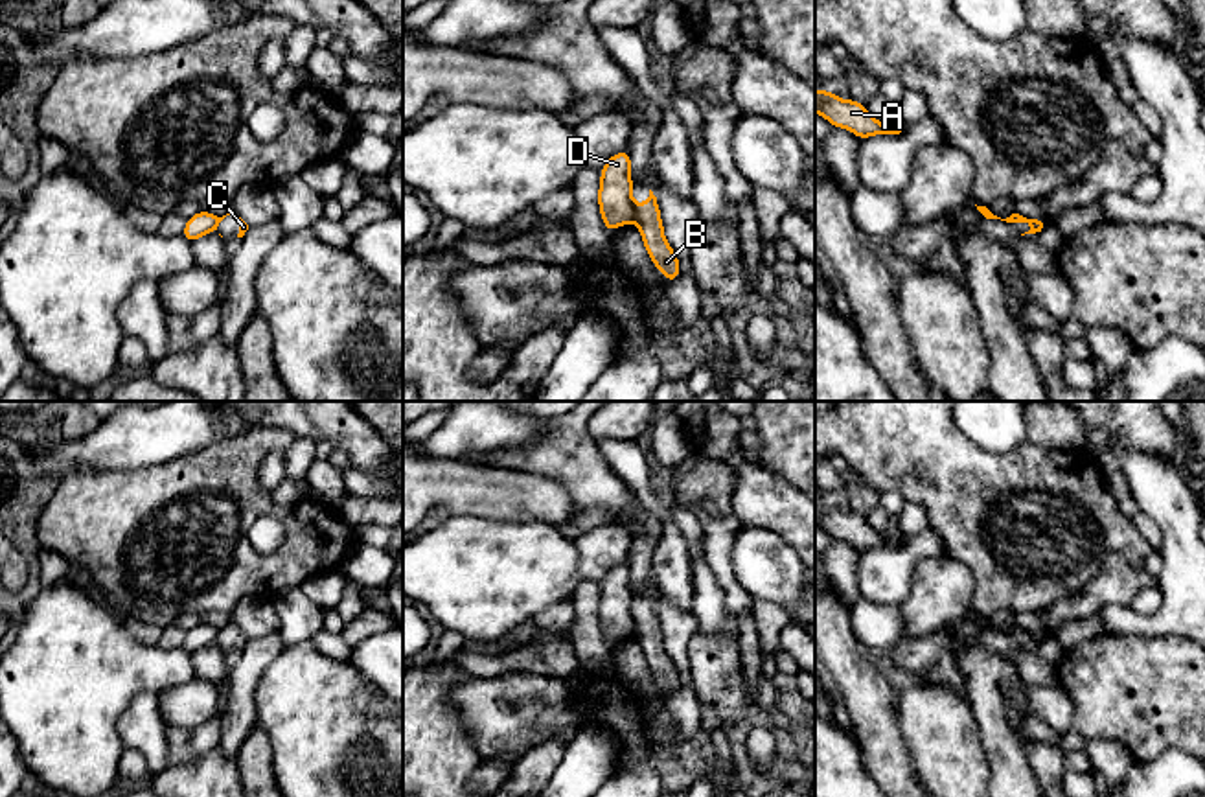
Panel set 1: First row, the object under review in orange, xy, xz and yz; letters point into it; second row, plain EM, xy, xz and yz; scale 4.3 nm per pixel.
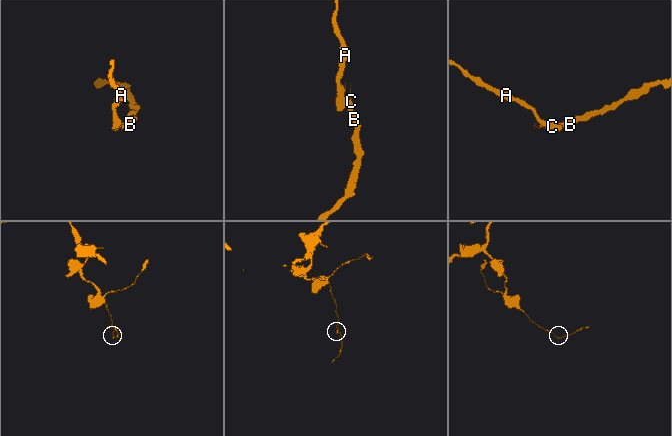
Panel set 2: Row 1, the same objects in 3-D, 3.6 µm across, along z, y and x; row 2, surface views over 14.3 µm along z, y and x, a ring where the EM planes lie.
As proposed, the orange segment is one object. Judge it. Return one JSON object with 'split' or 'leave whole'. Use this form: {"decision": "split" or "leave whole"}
{"decision": "split"}

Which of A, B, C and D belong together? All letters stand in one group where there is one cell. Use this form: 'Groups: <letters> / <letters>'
Groups: A D / B C

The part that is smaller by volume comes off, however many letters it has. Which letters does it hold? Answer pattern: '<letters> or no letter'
B, C

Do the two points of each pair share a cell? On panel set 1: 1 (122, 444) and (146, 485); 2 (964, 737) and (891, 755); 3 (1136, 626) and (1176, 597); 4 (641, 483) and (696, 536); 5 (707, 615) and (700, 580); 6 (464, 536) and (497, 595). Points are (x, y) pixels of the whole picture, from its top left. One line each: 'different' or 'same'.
1: different
2: different
3: same
4: same
5: same
6: same

